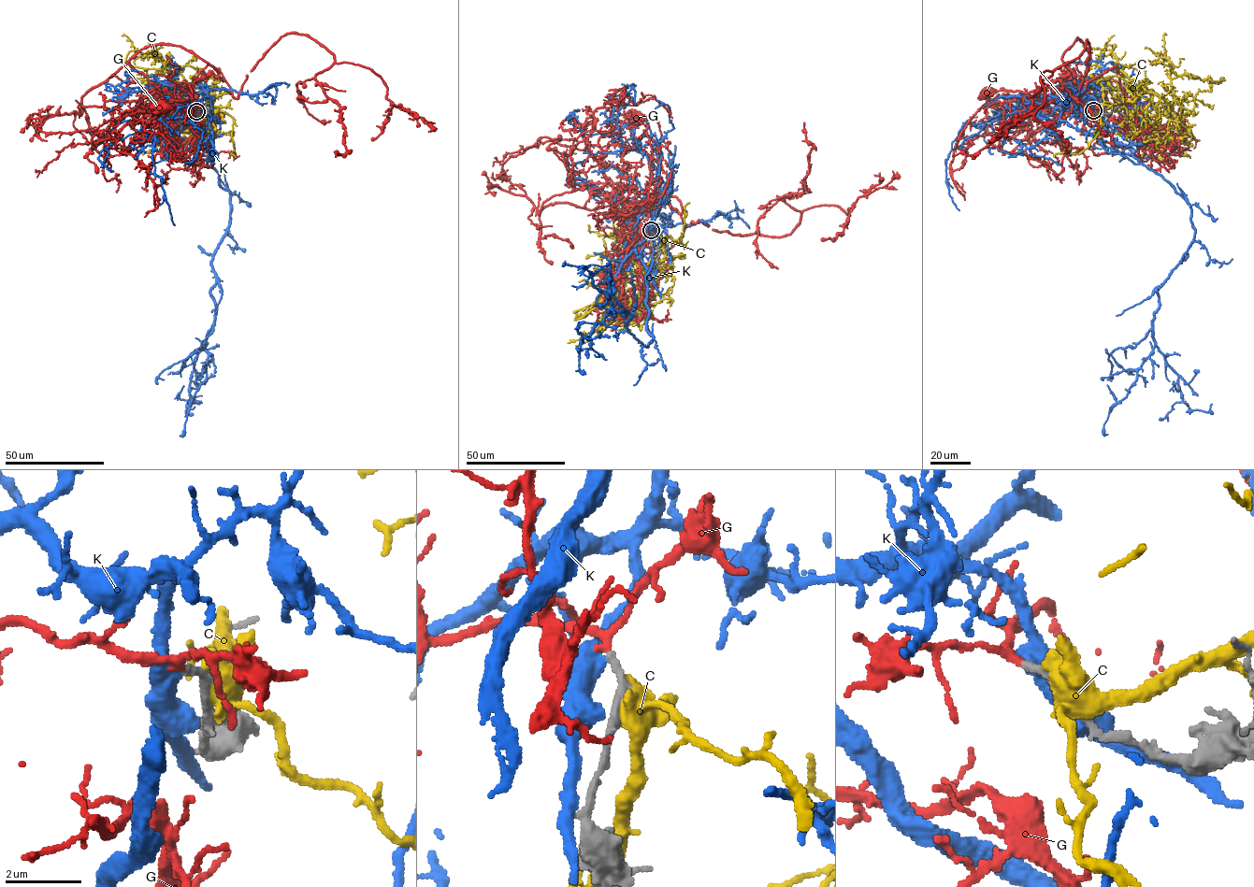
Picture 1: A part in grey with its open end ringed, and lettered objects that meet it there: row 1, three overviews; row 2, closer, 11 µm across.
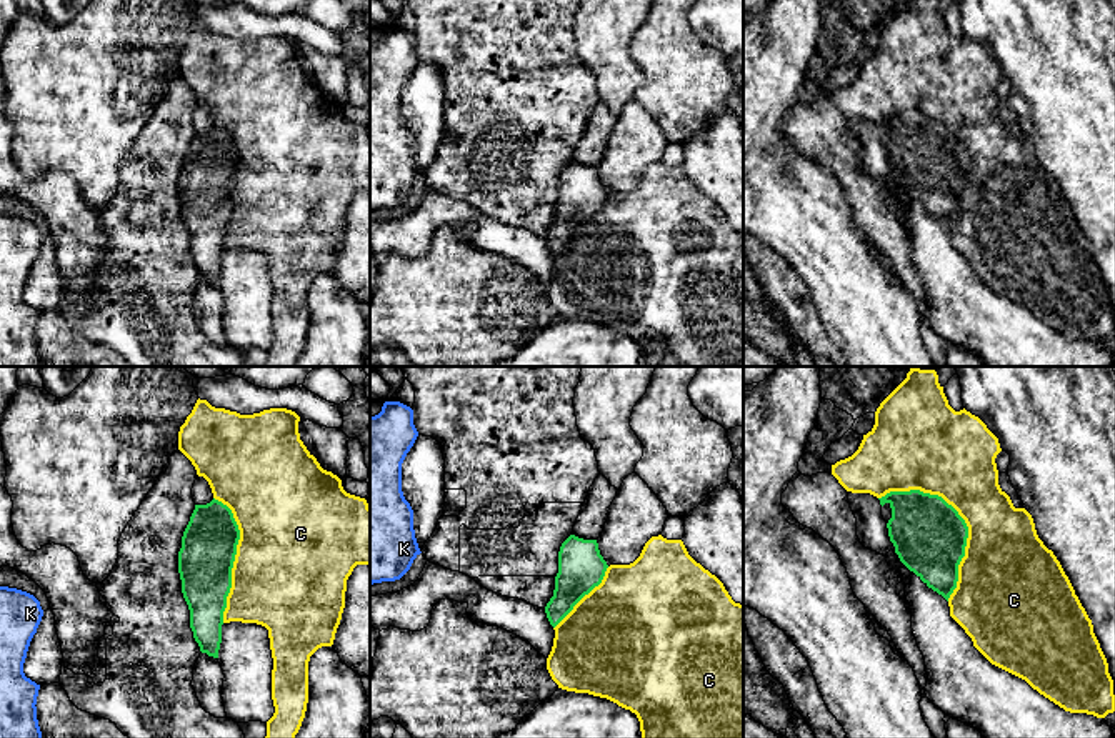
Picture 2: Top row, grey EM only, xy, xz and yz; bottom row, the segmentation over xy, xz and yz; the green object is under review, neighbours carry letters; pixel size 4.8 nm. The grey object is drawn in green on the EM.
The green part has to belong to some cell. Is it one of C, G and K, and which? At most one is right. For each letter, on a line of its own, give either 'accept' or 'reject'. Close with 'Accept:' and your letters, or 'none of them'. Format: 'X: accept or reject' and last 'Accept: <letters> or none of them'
C: reject
G: accept
K: reject
Accept: G

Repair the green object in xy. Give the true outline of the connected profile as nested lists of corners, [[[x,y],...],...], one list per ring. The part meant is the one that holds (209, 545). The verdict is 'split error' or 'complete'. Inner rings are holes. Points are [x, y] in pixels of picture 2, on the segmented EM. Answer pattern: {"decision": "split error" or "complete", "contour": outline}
{"decision": "complete", "contour": [[[218,500],[195,505],[182,536],[178,573],[190,610],[190,628],[202,653],[218,658],[223,611],[240,530],[232,510]]]}

